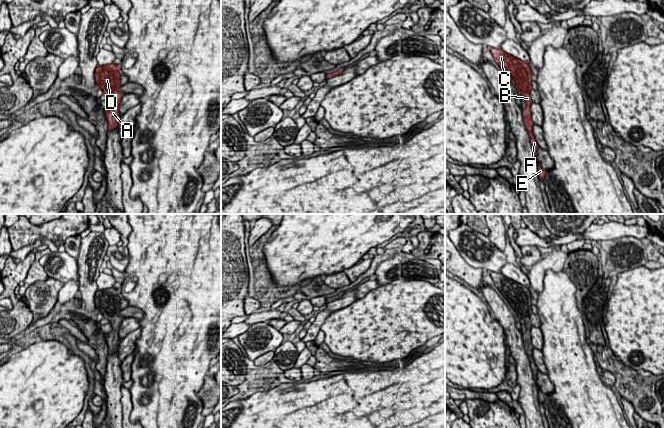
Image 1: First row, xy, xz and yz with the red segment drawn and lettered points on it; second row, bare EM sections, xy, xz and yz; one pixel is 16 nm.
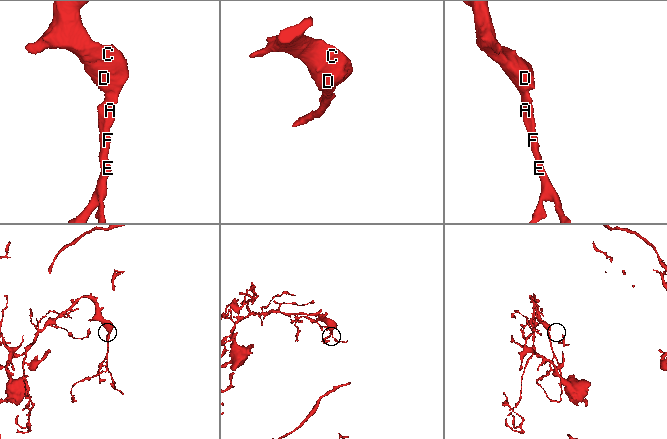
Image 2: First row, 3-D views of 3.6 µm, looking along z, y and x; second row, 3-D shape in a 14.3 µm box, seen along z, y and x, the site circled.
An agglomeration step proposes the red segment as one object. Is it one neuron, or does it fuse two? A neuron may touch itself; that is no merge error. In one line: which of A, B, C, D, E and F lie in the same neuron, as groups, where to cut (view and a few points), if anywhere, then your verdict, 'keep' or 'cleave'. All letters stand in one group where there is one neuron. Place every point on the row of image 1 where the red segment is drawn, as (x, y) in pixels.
groups A B C D E F; cut none; keep

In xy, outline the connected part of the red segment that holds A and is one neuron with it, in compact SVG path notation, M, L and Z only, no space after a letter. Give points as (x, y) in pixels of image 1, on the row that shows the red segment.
M111 63L97 66L94 74L96 84L110 97L112 102L112 107L105 110L108 130L116 128L120 119L119 104L124 94L119 91L121 87L119 69L121 69L120 66Z

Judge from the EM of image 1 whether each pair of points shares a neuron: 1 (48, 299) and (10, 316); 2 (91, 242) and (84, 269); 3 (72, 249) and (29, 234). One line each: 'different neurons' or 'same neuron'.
1: different neurons
2: same neuron
3: different neurons

